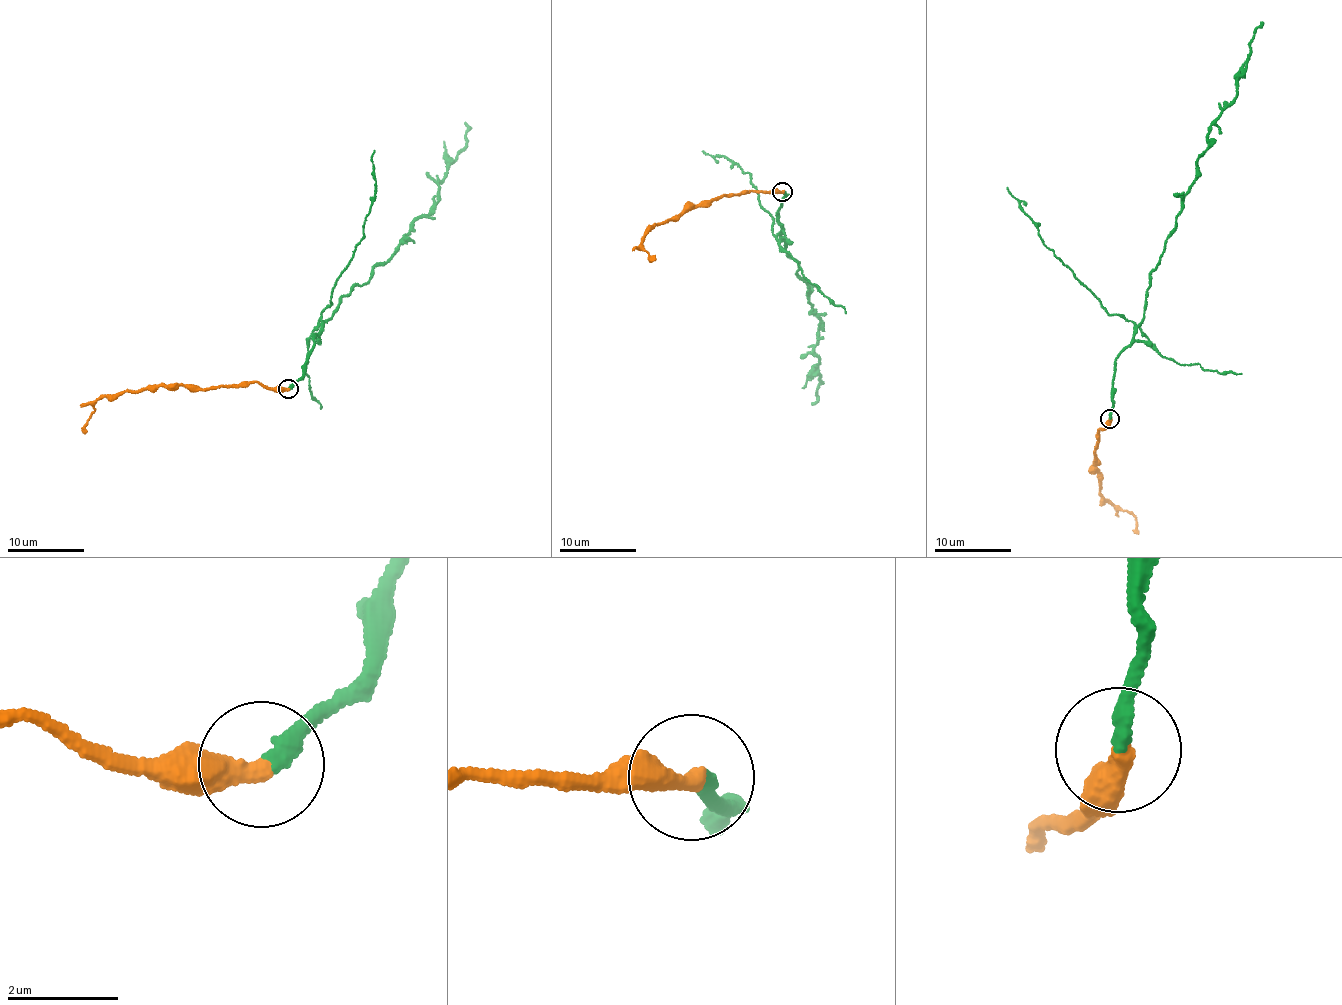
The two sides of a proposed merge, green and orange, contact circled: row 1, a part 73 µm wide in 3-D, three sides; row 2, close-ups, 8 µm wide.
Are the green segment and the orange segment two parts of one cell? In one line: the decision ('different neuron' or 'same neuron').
different neuron

